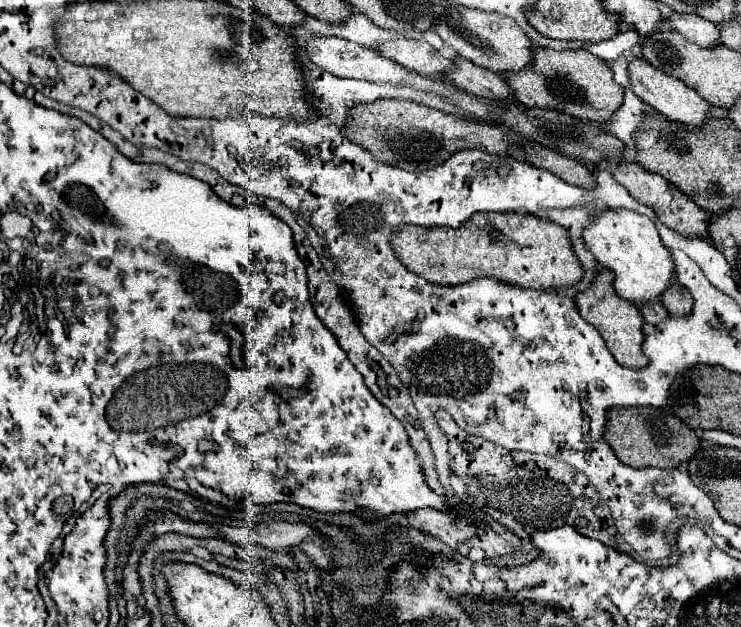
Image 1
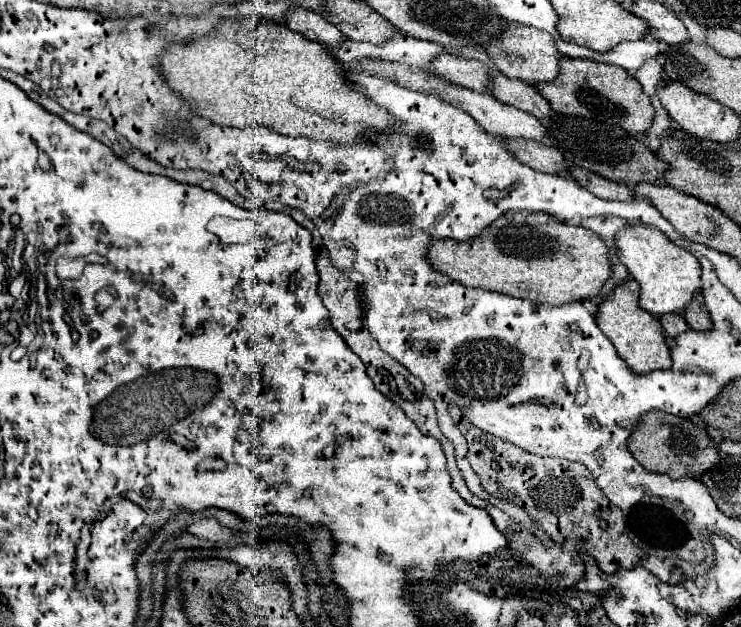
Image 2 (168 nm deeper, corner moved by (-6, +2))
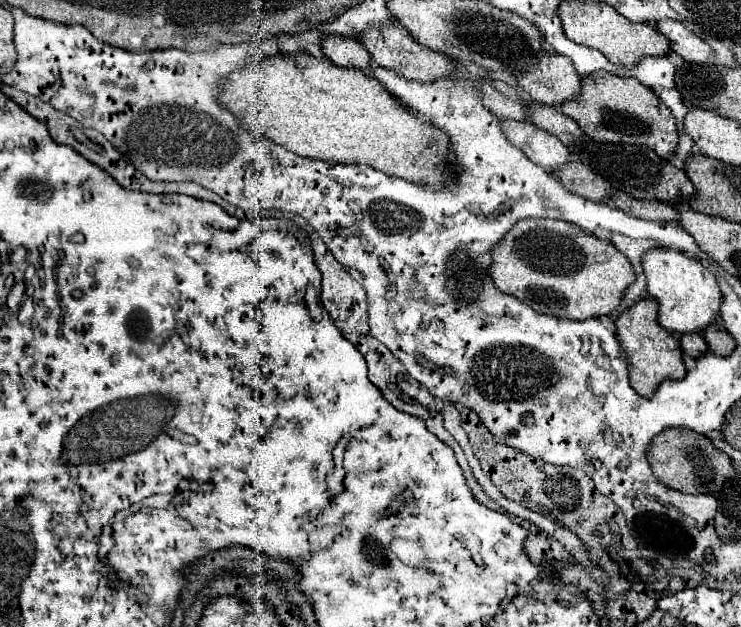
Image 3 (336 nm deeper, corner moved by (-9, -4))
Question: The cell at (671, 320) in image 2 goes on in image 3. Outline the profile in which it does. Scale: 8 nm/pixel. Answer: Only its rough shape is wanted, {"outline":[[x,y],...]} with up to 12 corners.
{"outline":[[683,334],[681,350],[691,358],[707,352],[701,334]]}

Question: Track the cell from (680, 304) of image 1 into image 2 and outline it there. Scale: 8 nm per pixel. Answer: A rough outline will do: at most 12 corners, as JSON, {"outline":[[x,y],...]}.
{"outline":[[696,296],[684,310],[692,330],[706,332],[712,328],[710,314],[702,296]]}

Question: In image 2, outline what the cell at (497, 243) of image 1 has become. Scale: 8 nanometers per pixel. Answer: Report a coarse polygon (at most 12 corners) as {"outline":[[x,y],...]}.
{"outline":[[502,214],[428,258],[464,286],[552,306],[612,276],[600,236]]}

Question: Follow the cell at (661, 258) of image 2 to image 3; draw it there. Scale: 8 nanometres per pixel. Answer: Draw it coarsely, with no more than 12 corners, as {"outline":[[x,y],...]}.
{"outline":[[655,248],[641,264],[675,334],[703,332],[721,292],[699,260]]}

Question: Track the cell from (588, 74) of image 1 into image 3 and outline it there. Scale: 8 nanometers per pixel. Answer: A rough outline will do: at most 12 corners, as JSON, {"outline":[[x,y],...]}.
{"outline":[[581,78],[559,110],[593,140],[667,158],[671,110],[637,78]]}

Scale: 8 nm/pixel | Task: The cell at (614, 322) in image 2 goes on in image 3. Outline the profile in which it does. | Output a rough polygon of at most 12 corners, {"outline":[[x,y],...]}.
{"outline":[[653,298],[615,320],[631,386],[649,398],[681,380],[677,338],[659,326]]}

